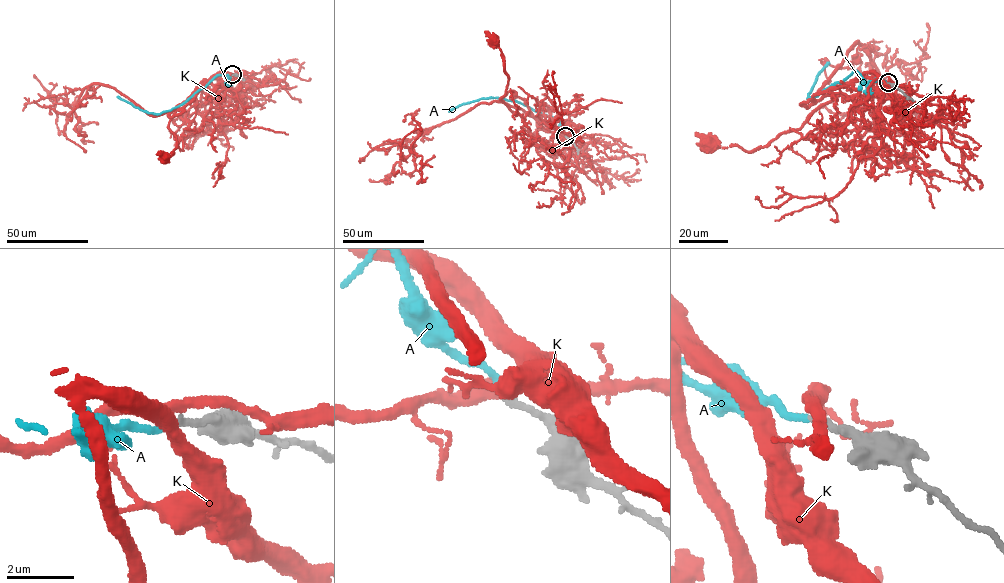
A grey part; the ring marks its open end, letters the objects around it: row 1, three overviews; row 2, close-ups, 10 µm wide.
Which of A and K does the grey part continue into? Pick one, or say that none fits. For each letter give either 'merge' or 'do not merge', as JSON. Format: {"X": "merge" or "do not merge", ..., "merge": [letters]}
{"A": "merge", "K": "do not merge", "merge": ["A"]}

